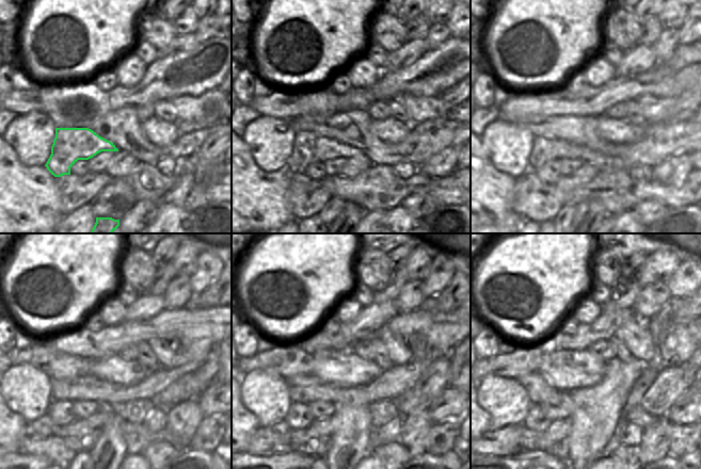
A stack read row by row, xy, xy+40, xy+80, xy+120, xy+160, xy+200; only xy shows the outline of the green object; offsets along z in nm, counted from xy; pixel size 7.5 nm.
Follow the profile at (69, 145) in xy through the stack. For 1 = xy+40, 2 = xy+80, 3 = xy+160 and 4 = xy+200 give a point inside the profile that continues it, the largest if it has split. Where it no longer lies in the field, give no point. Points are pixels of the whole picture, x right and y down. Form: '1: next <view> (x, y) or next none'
1: next xy+40 (307, 147)
2: next xy+80 (544, 149)
3: next xy+160 (352, 425)
4: next xy+200 (596, 408)

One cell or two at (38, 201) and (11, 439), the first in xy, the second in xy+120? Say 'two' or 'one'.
one

